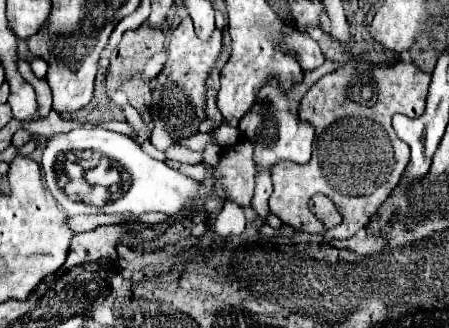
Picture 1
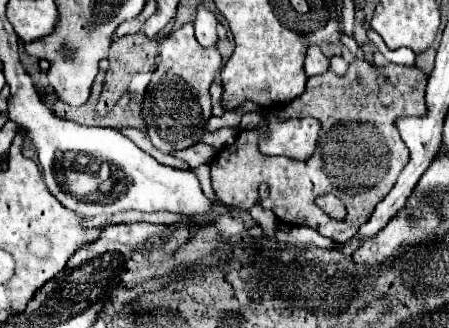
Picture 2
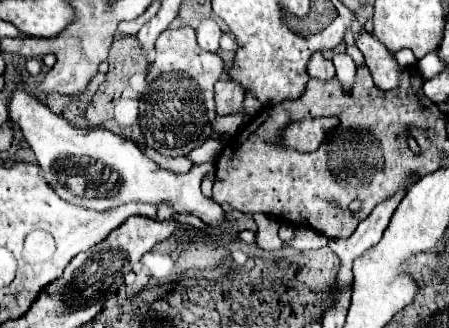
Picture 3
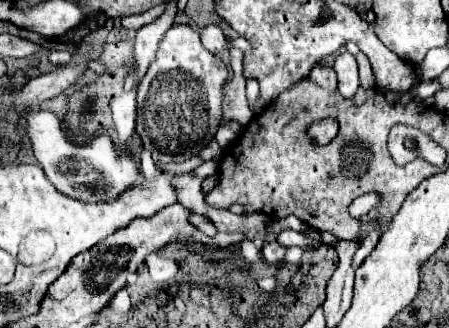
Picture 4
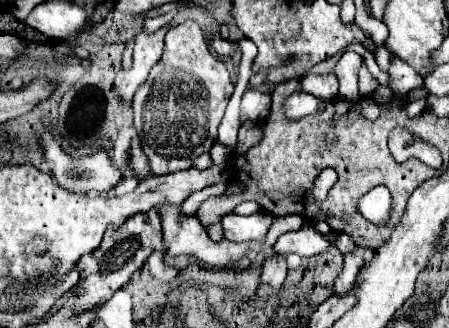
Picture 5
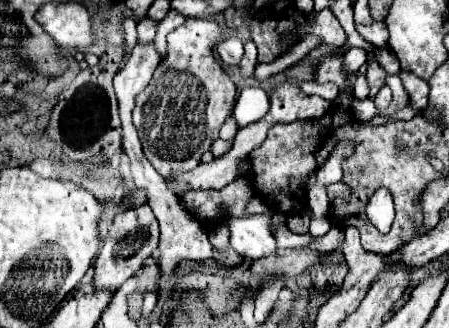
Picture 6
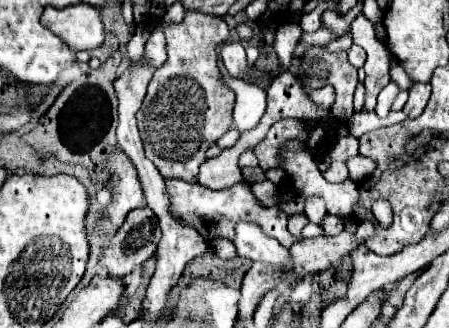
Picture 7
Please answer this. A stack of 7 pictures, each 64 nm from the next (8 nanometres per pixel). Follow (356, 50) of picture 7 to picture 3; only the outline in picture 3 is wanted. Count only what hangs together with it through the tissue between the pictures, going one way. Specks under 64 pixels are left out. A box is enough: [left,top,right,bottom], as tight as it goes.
[332,54,356,90]

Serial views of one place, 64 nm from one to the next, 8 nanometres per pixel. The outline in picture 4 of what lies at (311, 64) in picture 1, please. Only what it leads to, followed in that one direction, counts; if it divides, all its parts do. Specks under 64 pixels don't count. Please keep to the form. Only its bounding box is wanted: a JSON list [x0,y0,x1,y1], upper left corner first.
[308,64,336,90]

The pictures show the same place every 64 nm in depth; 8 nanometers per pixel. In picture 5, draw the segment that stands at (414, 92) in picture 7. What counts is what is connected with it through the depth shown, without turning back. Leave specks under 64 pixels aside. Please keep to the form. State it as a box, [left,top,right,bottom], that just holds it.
[388,60,424,92]

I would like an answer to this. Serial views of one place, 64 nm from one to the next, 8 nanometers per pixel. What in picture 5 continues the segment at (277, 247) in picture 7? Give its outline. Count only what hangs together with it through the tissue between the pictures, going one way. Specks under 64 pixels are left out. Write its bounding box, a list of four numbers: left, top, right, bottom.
[222,210,272,242]

